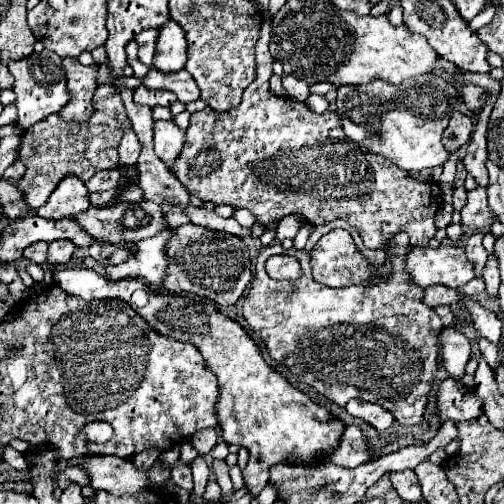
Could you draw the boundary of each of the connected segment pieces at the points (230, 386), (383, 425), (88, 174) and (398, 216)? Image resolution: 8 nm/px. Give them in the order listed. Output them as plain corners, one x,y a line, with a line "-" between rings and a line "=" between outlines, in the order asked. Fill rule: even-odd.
88,268
58,270
54,274
54,282
64,292
68,292
72,296
80,296
84,300
94,300
94,298
120,298
120,300
126,300
150,324
152,330
160,332
162,336
170,336
174,340
180,340
180,342
190,342
200,350
206,364
210,366
210,370
218,378
220,398
218,398
216,412
218,412
218,420
220,420
220,426
222,426
222,432
224,432
222,438
226,440
226,444
238,444
238,446
244,446
250,452
248,466
242,472
244,482
246,482
250,492
260,492
268,484
268,468
278,464
278,462
286,462
286,456
298,456
304,466
316,466
318,464
318,454
334,452
334,448
338,446
346,426
336,416
332,416
326,408
314,404
306,394
296,390
278,370
270,368
266,364
266,360
262,358
262,352
260,352
258,344
248,336
248,332
236,320
232,320
232,318
224,316
220,310
216,310
212,304
186,300
184,296
174,296
174,294
158,294
158,292
146,290
146,286
140,280
132,280
132,278
122,278
122,280
110,282
104,276
100,276
98,272
88,270
-
136,290
146,290
148,292
148,302
144,306
134,304
132,294
=
354,398
346,404
346,412
356,416
356,418
366,420
368,424
372,424
378,430
386,430
394,422
394,416
390,412
386,412
382,406
370,404
370,402
364,402
364,400
358,400
358,398
=
100,84
94,92
92,104
94,114
86,122
62,122
58,114
54,114
24,132
20,144
20,160
26,166
26,174
16,180
16,188
22,192
22,200
26,200
28,208
40,208
54,192
58,182
68,174
76,174
80,180
88,180
100,170
118,168
116,148
122,140
122,134
132,128
120,94
116,88
=
262,20
260,38
256,42
256,80
244,90
240,106
224,114
204,108
190,116
186,142
174,164
176,178
200,200
246,208
254,214
256,222
264,226
274,220
282,220
288,214
302,216
314,226
342,218
358,230
364,246
370,248
380,248
396,232
406,232
414,246
428,246
428,240
436,234
434,216
442,204
438,184
420,182
390,164
390,160
366,152
366,148
344,134
336,112
314,114
302,102
276,96
268,84
272,74
272,56
268,50
270,34
272,22

